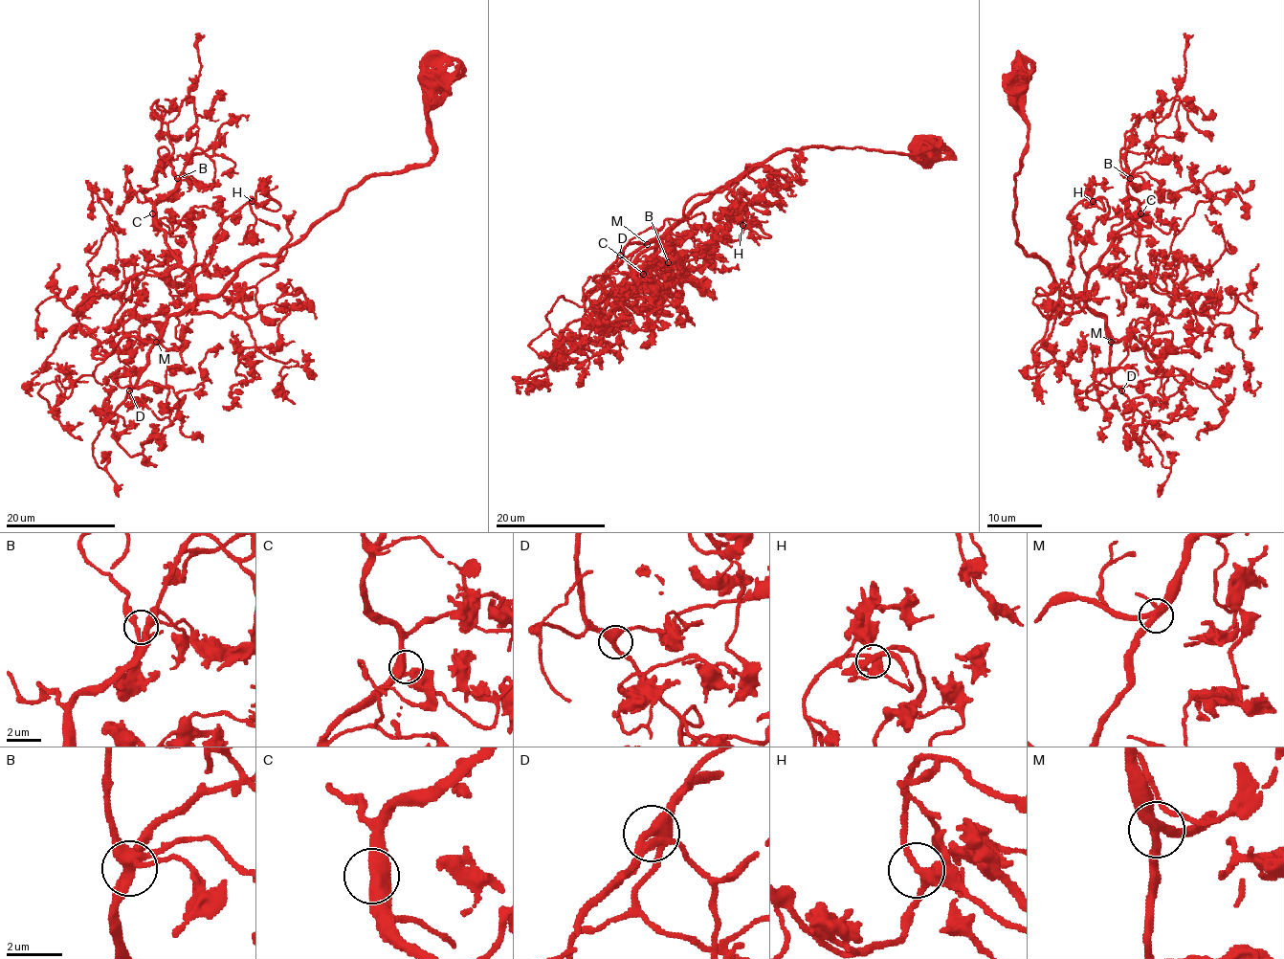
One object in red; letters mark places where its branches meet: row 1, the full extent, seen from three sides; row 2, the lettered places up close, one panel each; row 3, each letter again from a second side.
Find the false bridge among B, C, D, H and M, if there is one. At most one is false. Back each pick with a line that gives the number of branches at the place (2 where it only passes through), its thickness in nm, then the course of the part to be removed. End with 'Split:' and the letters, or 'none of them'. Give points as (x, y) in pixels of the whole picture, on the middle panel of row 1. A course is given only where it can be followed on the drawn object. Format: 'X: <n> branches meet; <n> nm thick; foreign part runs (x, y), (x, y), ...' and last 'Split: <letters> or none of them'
Split: none of them

